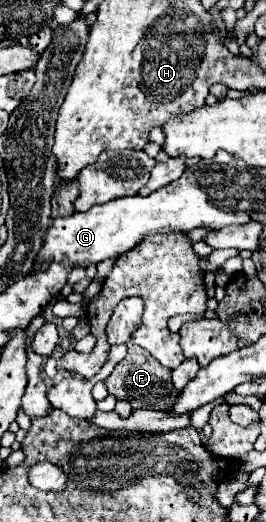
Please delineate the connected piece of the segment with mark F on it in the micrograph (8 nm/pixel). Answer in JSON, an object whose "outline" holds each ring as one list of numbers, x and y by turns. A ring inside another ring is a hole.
{"outline":[[131,346,127,356,115,366,109,378,103,380,109,394,117,400,127,400,135,410,137,408,151,408,151,410,169,410,179,396,179,390,171,382,171,370,163,368,147,350,139,346]]}

